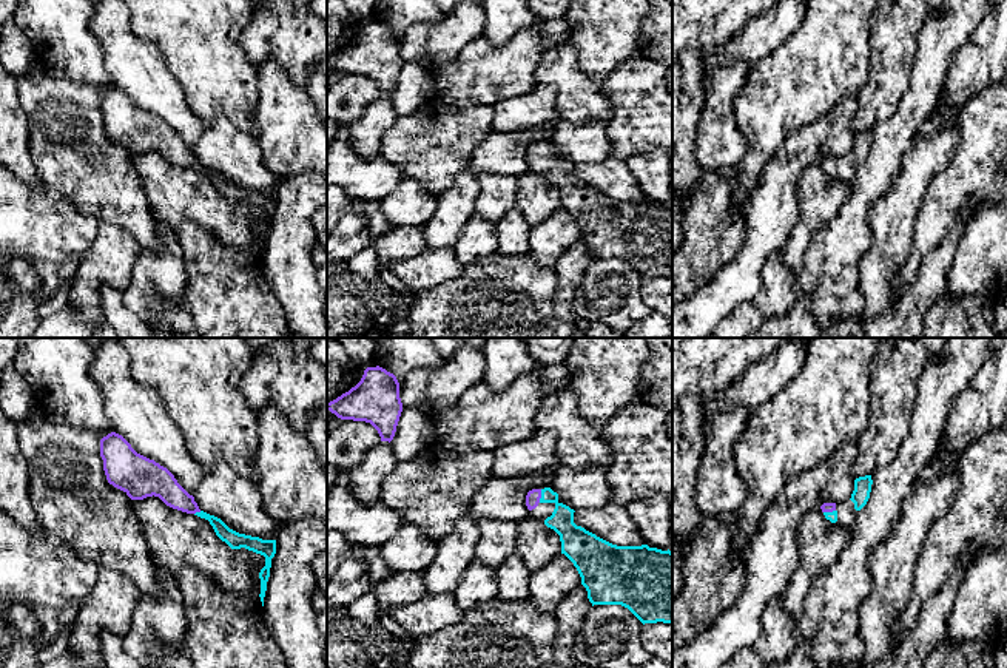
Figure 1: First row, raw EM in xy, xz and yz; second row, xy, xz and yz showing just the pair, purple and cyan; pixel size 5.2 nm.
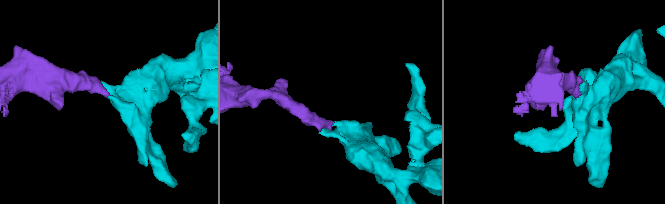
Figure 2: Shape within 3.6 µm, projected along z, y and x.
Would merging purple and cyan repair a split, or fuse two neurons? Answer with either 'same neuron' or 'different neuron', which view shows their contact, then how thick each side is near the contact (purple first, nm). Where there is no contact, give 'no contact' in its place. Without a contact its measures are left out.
same neuron; contact in xz; calibres 80 and 130 nm

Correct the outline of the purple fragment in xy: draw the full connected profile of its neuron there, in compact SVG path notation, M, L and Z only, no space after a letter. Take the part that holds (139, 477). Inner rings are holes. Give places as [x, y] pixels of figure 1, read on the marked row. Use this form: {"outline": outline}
{"outline": "M116 432L100 440L100 457L108 483L123 491L131 500L143 500L153 495L159 497L173 509L208 520L216 535L231 549L245 548L264 555L265 566L259 572L259 597L264 606L271 558L276 554L276 540L262 540L259 537L239 534L230 529L221 518L200 511L194 497L177 483L167 467L137 454L131 444Z"}

